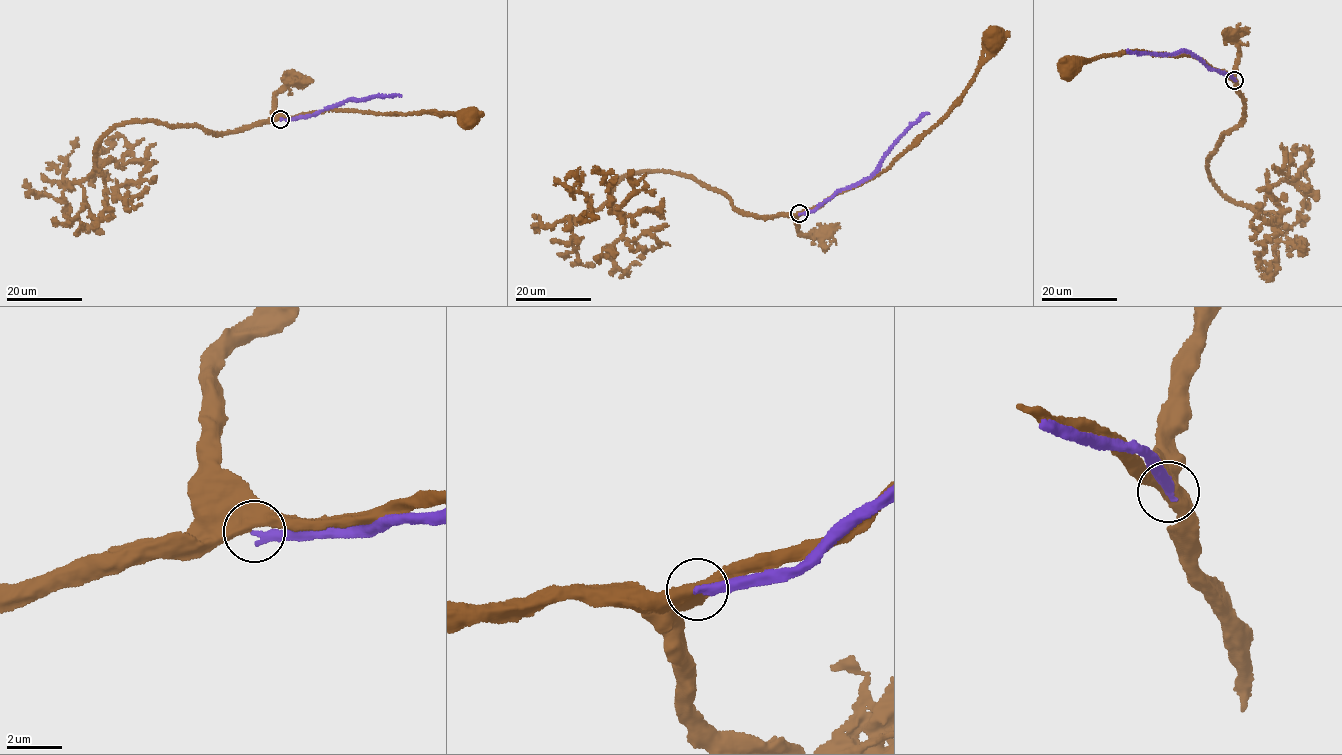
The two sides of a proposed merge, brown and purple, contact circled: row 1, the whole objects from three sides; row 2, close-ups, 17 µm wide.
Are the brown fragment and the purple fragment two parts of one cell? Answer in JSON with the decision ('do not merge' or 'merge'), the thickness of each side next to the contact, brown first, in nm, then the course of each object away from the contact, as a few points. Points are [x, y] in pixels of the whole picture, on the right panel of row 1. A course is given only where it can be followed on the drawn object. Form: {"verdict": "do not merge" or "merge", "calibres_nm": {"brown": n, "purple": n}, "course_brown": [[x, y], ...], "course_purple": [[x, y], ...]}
{"verdict": "do not merge", "calibres_nm": {"brown": 440, "purple": 300}, "course_brown": [[1234, 79], [1226, 71], [1213, 68], [1199, 57], [1186, 53], [1176, 55], [1127, 50], [1086, 60], [1071, 67]], "course_purple": [[1234, 80], [1229, 73], [1206, 65], [1183, 49], [1172, 54], [1128, 50]]}

